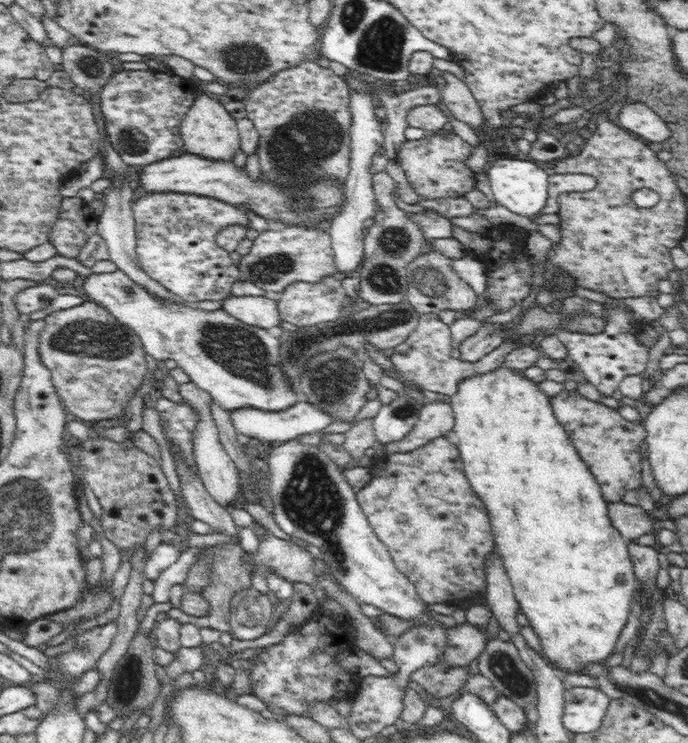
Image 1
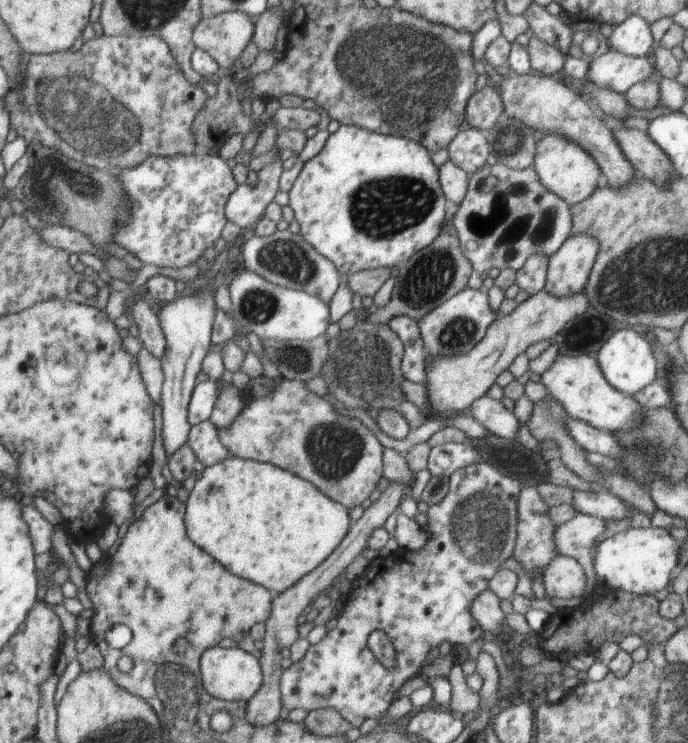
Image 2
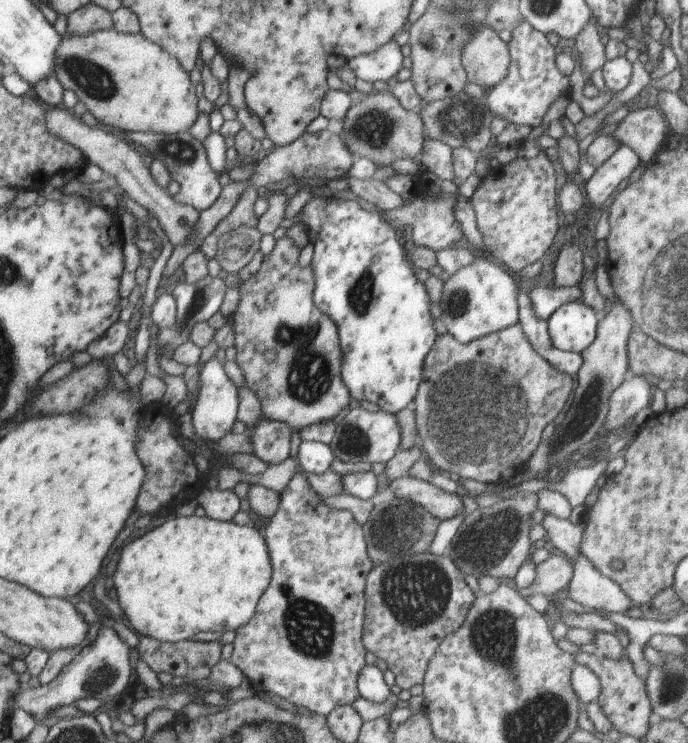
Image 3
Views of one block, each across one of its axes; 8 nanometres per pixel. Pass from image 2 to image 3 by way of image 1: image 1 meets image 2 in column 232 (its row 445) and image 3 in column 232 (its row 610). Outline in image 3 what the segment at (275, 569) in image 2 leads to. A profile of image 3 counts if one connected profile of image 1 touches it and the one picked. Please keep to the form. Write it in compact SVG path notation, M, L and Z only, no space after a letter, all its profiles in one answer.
M191 515L170 518L124 546L112 584L125 622L138 636L177 643L200 632L224 633L243 627L254 618L256 605L268 588L271 576L271 558L258 528L252 524L239 526L232 521Z

